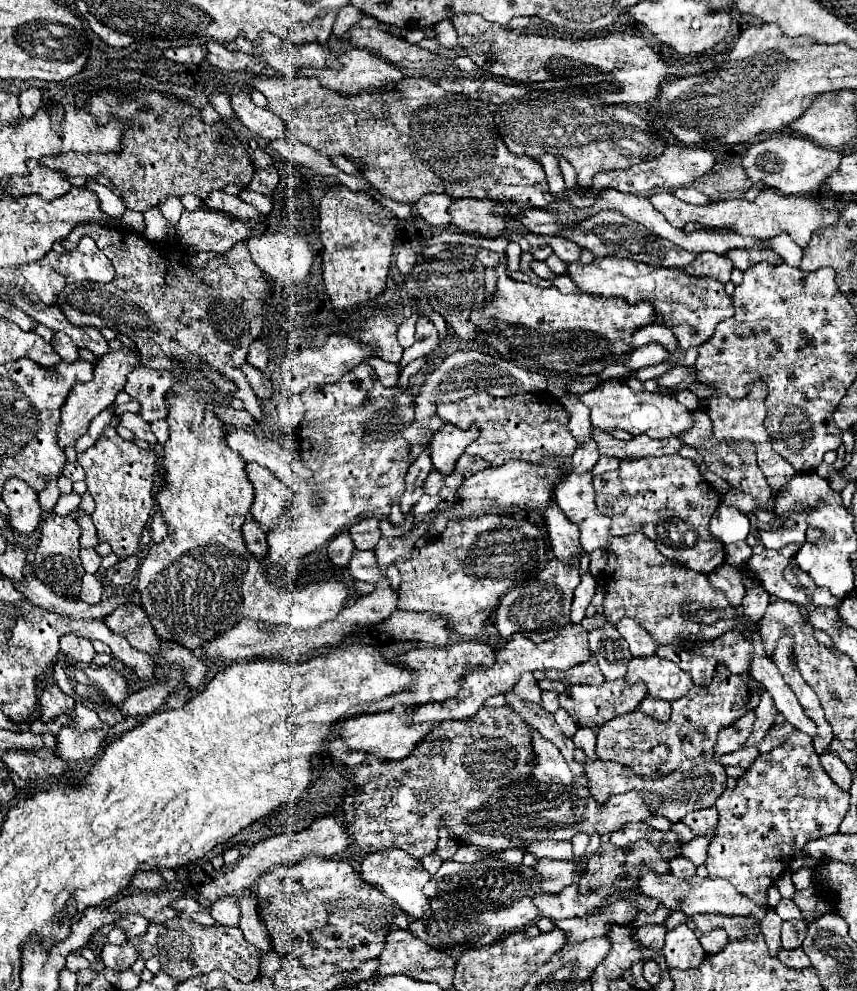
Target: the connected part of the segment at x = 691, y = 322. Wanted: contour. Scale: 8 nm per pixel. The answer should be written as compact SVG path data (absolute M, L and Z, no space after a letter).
M594 259L590 265L568 263L568 275L576 281L582 293L604 295L604 297L624 297L628 303L650 301L656 313L666 321L666 325L676 333L678 343L688 347L698 347L714 333L714 327L734 315L732 299L726 295L724 285L710 277L694 277L678 269L652 267L646 263L636 263L630 259Z

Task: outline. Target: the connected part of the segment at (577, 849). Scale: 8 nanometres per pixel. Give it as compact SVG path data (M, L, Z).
M578 833L578 835L574 835L574 839L572 839L572 851L574 851L574 863L578 865L578 863L582 863L582 855L584 855L584 851L586 851L586 847L588 847L588 835L584 835L584 833Z

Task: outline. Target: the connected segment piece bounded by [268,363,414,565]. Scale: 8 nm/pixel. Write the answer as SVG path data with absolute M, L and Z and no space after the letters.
M362 363L354 367L354 371L342 377L332 385L312 385L302 391L302 401L306 405L306 413L300 425L300 457L302 463L312 471L314 483L298 481L290 491L290 499L286 505L284 517L288 519L286 529L268 531L268 559L270 563L294 565L300 557L312 553L322 547L342 529L348 529L358 517L376 517L388 515L394 501L398 501L404 493L404 475L410 467L410 447L406 439L402 439L402 431L408 423L414 423L414 401L398 405L394 397L384 403L384 397L378 397L378 377L374 375L374 367Z

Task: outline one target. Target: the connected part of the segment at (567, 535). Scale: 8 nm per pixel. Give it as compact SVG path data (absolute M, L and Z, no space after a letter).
M550 499L550 503L542 511L542 519L548 533L546 539L550 541L554 555L562 559L562 563L574 563L576 555L582 553L582 547L578 543L578 527L574 527L574 523L570 523L562 515L562 509L554 503L554 499Z

